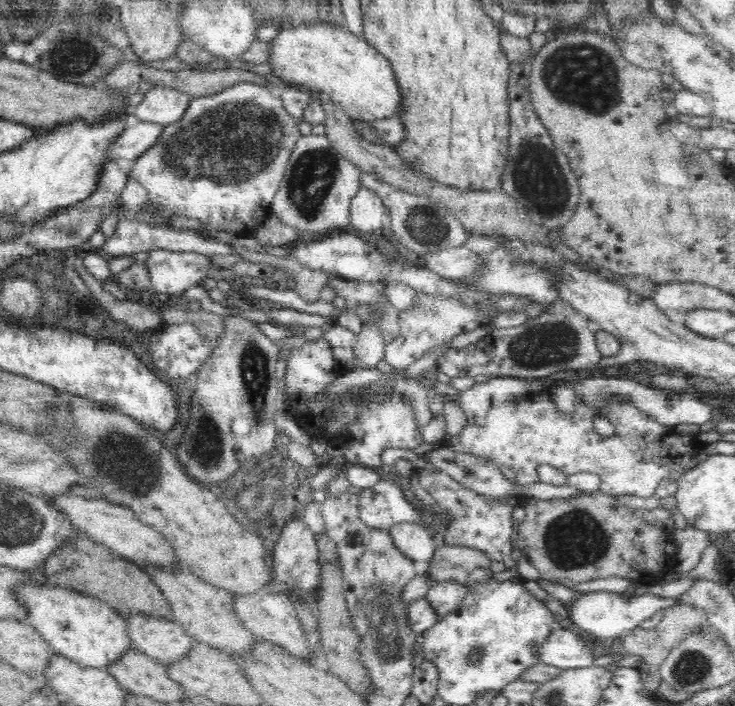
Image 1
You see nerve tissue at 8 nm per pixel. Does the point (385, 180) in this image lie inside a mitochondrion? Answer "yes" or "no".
no

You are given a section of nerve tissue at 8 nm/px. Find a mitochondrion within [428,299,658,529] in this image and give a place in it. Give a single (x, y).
(537, 348)

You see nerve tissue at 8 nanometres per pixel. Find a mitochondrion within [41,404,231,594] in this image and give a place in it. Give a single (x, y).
(126, 463)

